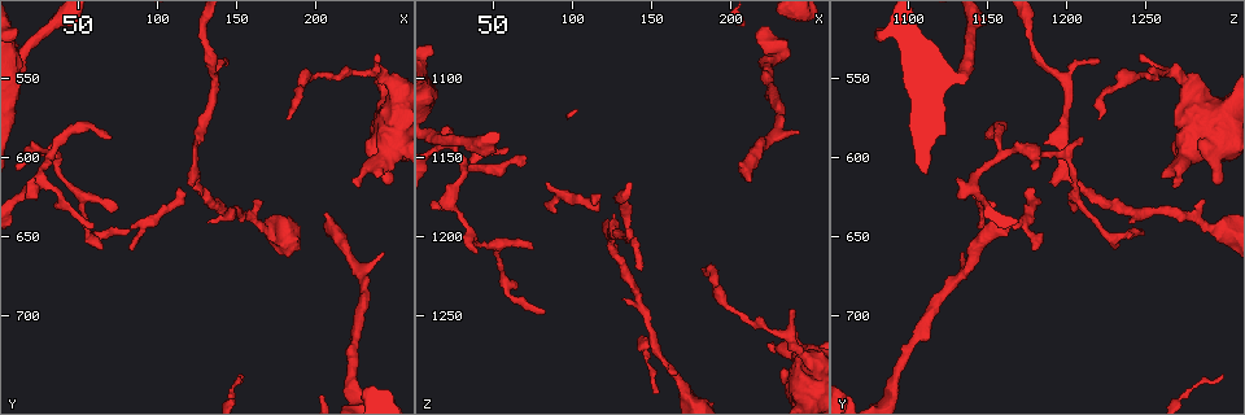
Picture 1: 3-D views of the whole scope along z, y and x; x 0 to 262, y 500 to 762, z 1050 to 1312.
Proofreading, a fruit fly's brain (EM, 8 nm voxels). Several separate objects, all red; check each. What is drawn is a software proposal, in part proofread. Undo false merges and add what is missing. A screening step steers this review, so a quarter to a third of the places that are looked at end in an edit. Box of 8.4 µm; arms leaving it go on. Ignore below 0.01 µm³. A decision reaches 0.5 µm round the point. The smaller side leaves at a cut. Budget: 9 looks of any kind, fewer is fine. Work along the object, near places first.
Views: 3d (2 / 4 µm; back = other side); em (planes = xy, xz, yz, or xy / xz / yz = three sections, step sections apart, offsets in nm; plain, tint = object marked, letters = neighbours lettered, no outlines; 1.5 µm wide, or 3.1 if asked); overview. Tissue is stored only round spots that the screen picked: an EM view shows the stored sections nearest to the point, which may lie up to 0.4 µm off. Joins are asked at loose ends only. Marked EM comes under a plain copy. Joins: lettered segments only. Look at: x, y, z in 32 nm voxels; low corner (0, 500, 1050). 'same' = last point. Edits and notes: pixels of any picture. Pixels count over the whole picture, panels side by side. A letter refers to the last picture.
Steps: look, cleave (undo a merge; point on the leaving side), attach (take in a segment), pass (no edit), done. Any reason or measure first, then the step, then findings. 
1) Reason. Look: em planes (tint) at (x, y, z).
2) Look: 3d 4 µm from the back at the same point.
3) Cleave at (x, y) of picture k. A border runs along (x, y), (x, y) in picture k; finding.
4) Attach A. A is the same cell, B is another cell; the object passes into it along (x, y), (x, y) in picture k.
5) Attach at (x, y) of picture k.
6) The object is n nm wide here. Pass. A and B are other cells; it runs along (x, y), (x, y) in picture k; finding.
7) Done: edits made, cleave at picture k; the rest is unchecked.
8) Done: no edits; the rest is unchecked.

Look: em xz step 4 (letters) at (226, 618, 1266).

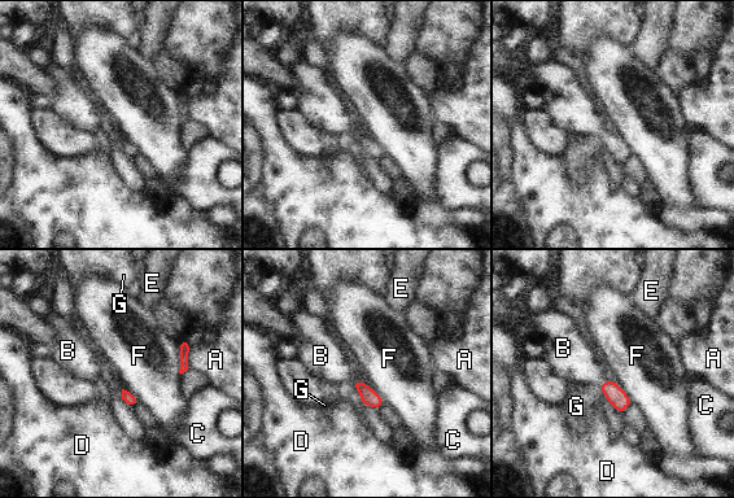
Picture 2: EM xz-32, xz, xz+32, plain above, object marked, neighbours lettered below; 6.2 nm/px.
Another direction. Look: em planes (letters) at the same point.

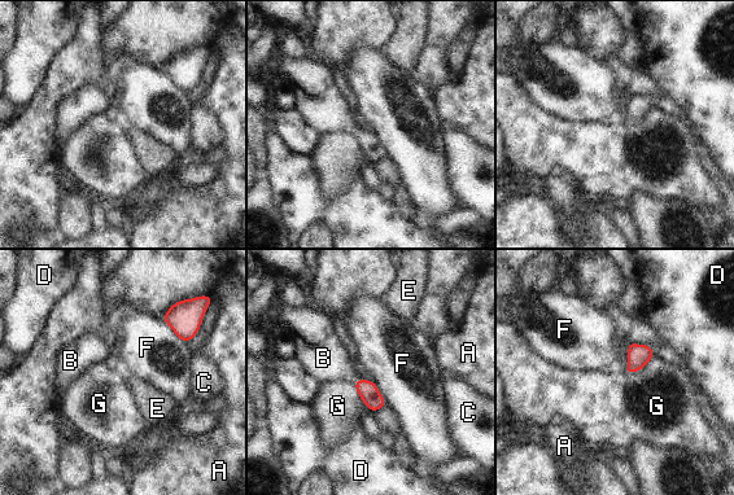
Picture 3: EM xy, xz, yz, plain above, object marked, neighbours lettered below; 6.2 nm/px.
Attach B. B is the same cell, A, C, D, E, F and G are other cells; the object passes into it along (367, 390), (355, 381), (323, 358) in picture 3; the cell continues.

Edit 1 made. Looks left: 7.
Look: overview.

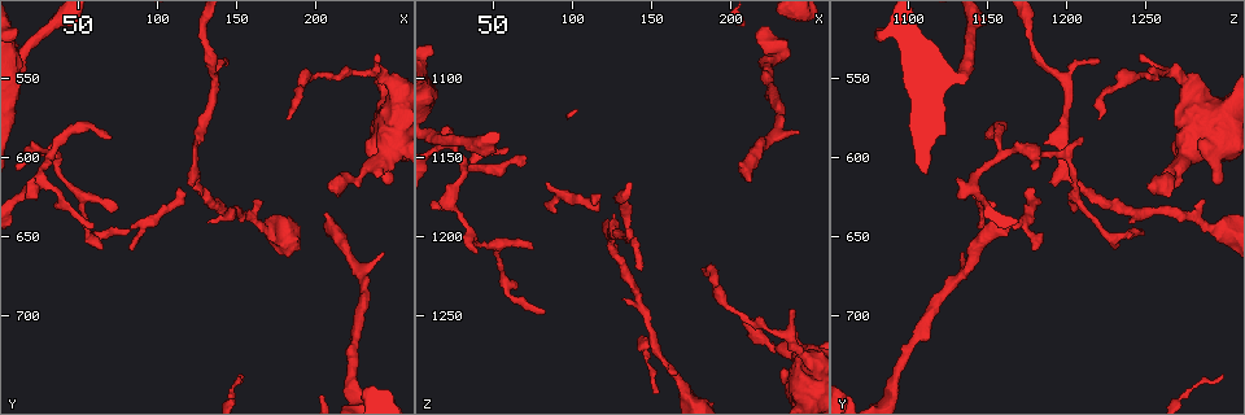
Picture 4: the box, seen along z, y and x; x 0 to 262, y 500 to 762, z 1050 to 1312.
Look: 3d 4 µm at (166, 628, 1286).

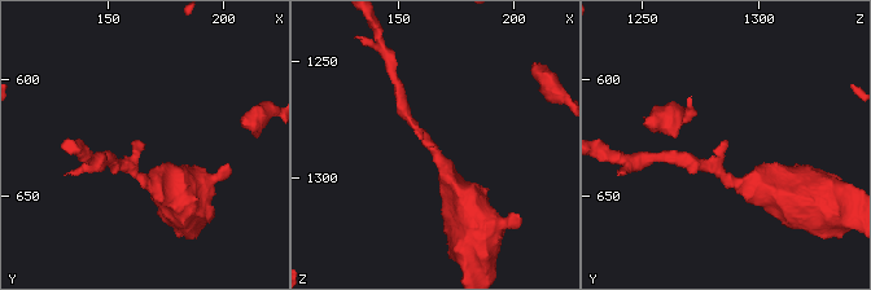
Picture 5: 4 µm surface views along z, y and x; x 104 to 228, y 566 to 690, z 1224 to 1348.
The arms are 190, 220 nm wide; now the EM. Look: em planes (tint) at (164, 626, 1287).

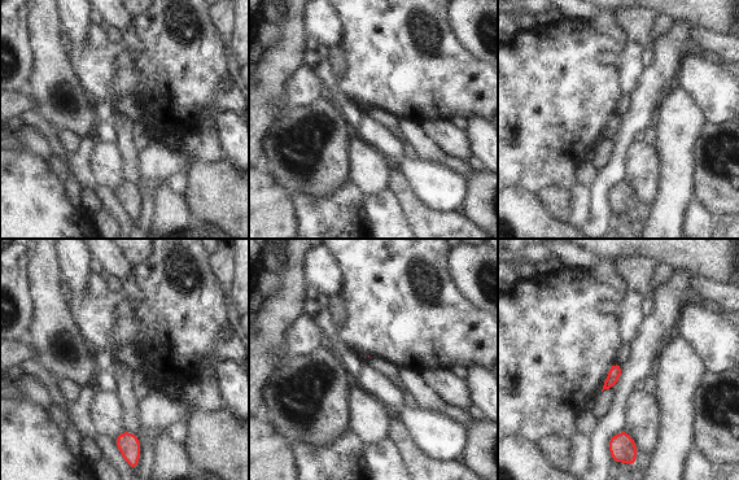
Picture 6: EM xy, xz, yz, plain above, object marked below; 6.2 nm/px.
Look: em planes (letters) at the same point.

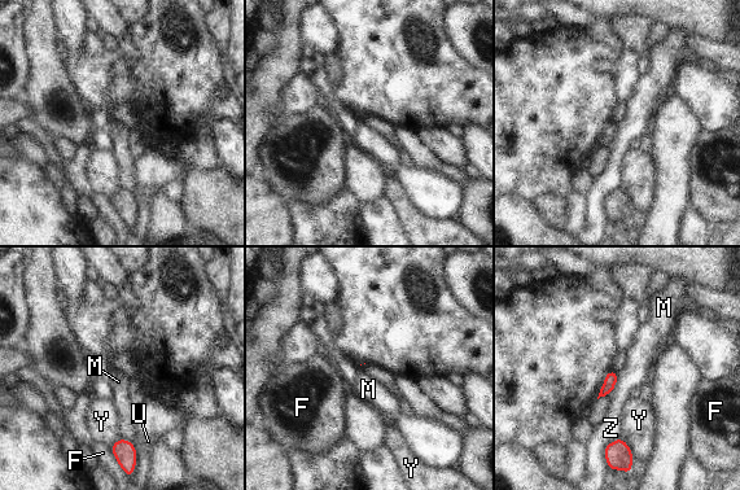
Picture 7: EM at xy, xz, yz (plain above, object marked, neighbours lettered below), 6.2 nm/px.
Pass. F, M, U, Y and Z are other cells; a border runs along (618, 373), (612, 390) in picture 7; none of them fits.

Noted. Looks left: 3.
Tapers out. Look: em yz step 4 (letters) at (70, 586, 1150).

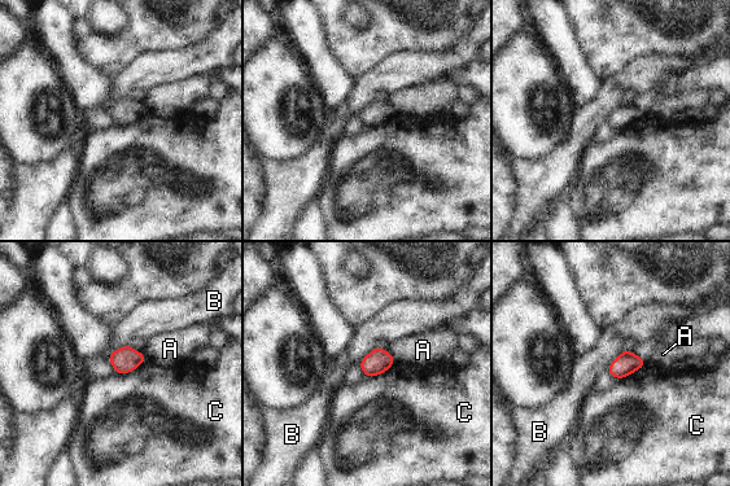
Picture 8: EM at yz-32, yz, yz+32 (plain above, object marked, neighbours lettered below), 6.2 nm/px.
Pass. A, B and C are other cells; a border runs along (629, 350), (645, 362) in picture 8; none of them fits.

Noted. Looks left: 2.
Look: em planes (letters) at (240, 660, 1134).

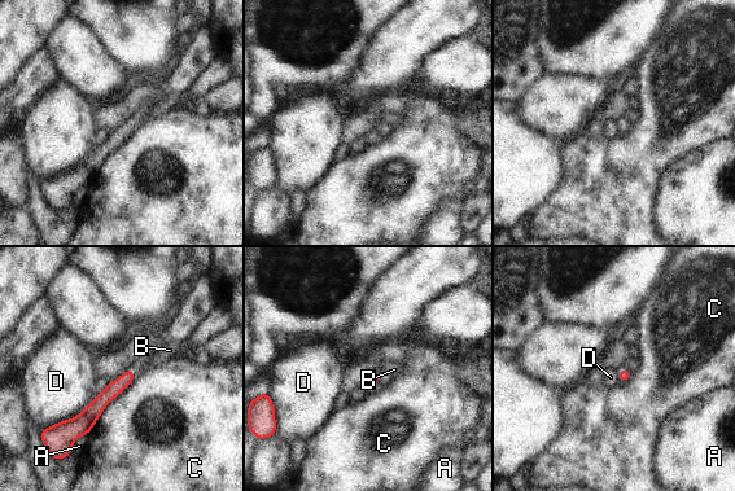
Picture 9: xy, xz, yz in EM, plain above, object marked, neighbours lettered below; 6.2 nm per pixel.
The longest contact is with C, 460 nm. Pass. A, B, C and D are other cells; it runs along (130, 373), (79, 424), (64, 424) in picture 9; none of them fits.

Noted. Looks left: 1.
Done: edits made, attach at picture 3; the rest is unchecked.

